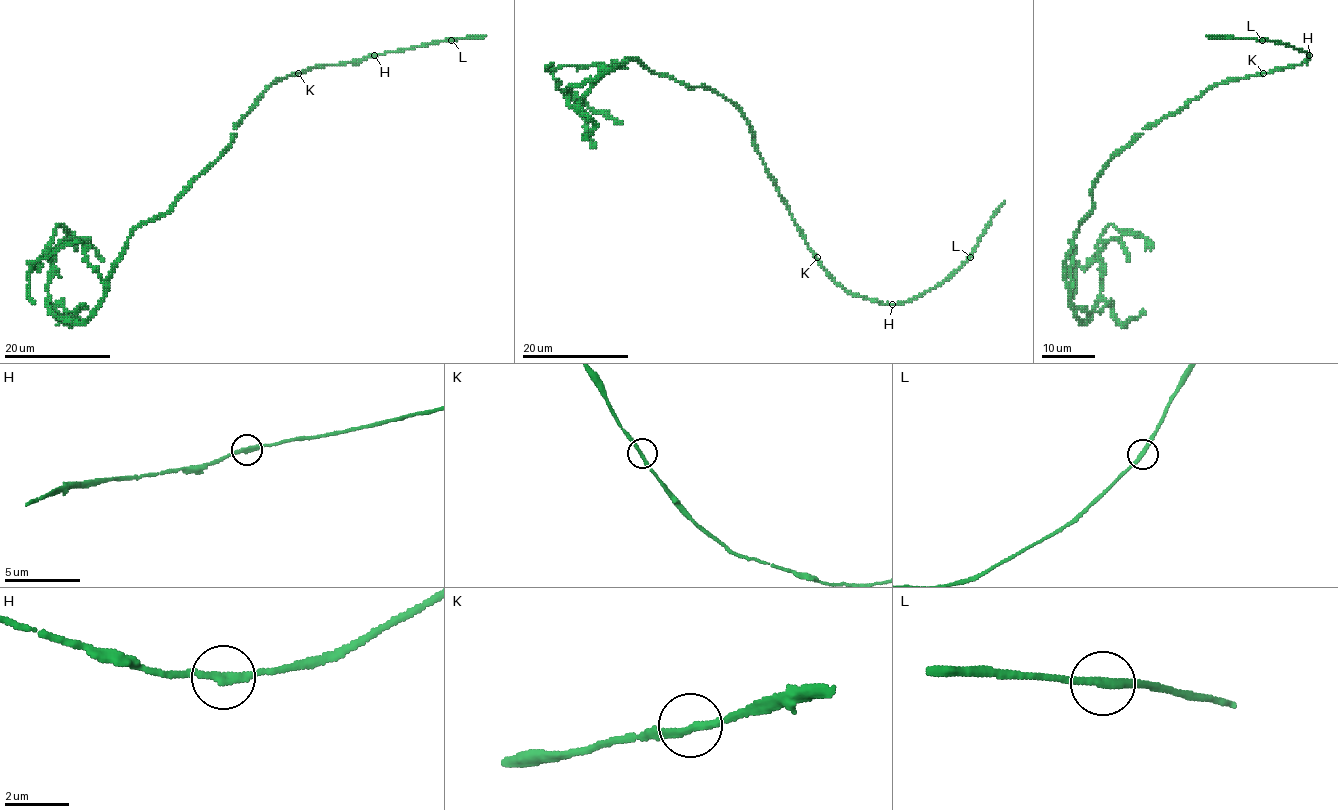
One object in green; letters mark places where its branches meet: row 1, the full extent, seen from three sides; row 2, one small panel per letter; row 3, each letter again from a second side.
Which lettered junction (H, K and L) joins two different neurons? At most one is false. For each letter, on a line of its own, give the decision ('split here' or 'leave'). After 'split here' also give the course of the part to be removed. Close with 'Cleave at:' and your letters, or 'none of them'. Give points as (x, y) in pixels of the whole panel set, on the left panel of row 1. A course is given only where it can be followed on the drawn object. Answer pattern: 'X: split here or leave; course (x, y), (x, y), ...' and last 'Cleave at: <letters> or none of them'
H: leave
K: leave
L: leave
Cleave at: none of them

